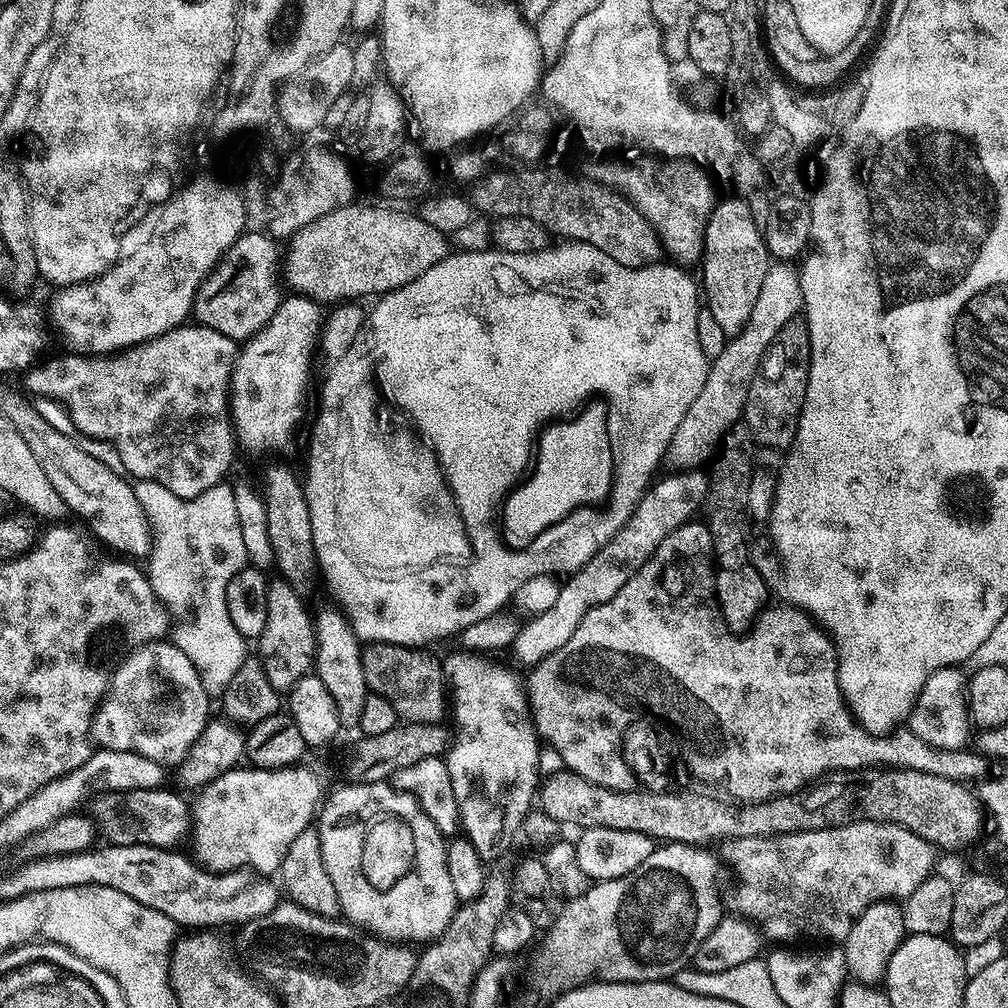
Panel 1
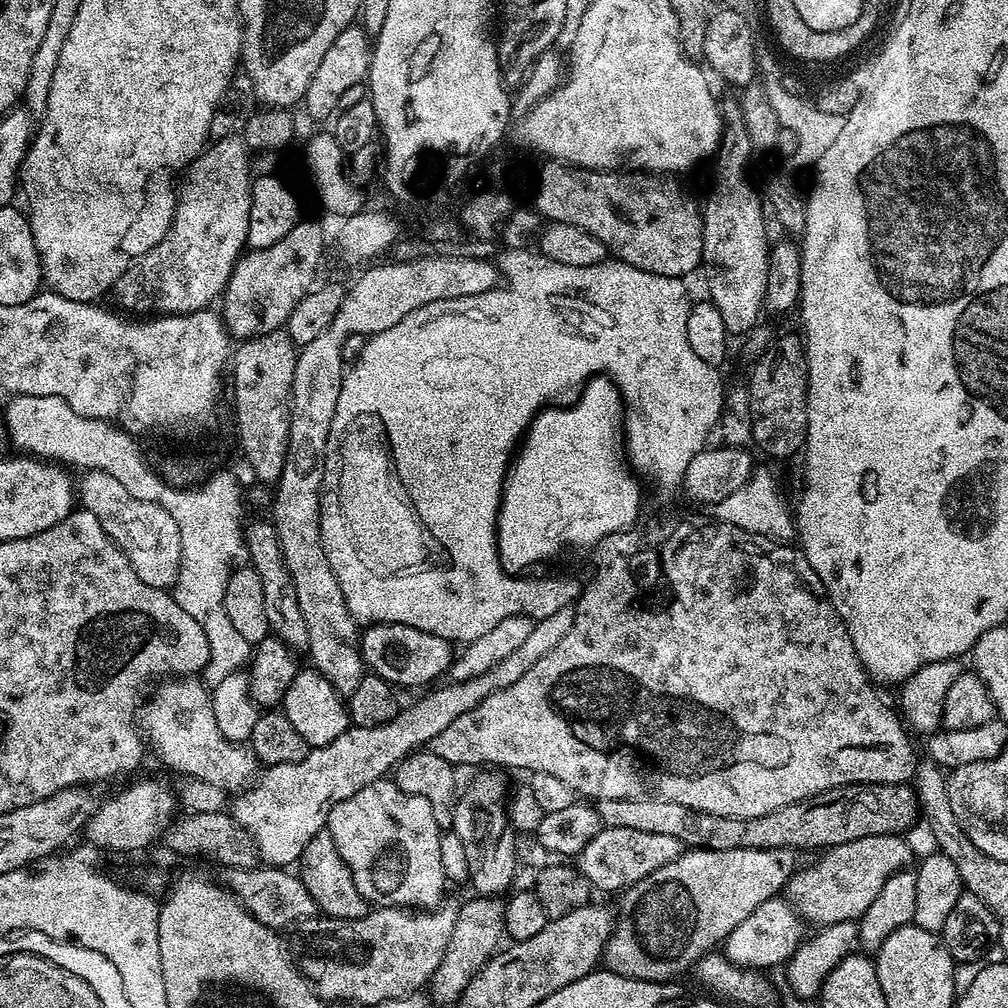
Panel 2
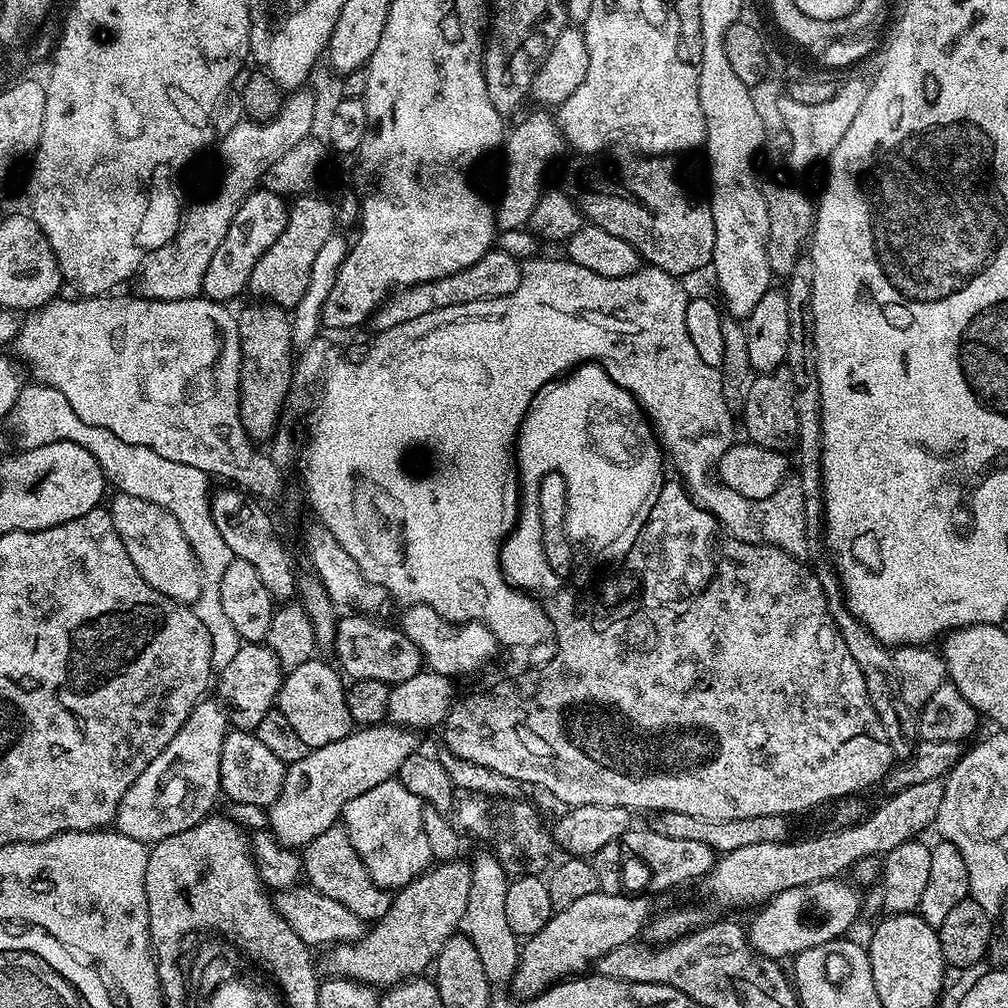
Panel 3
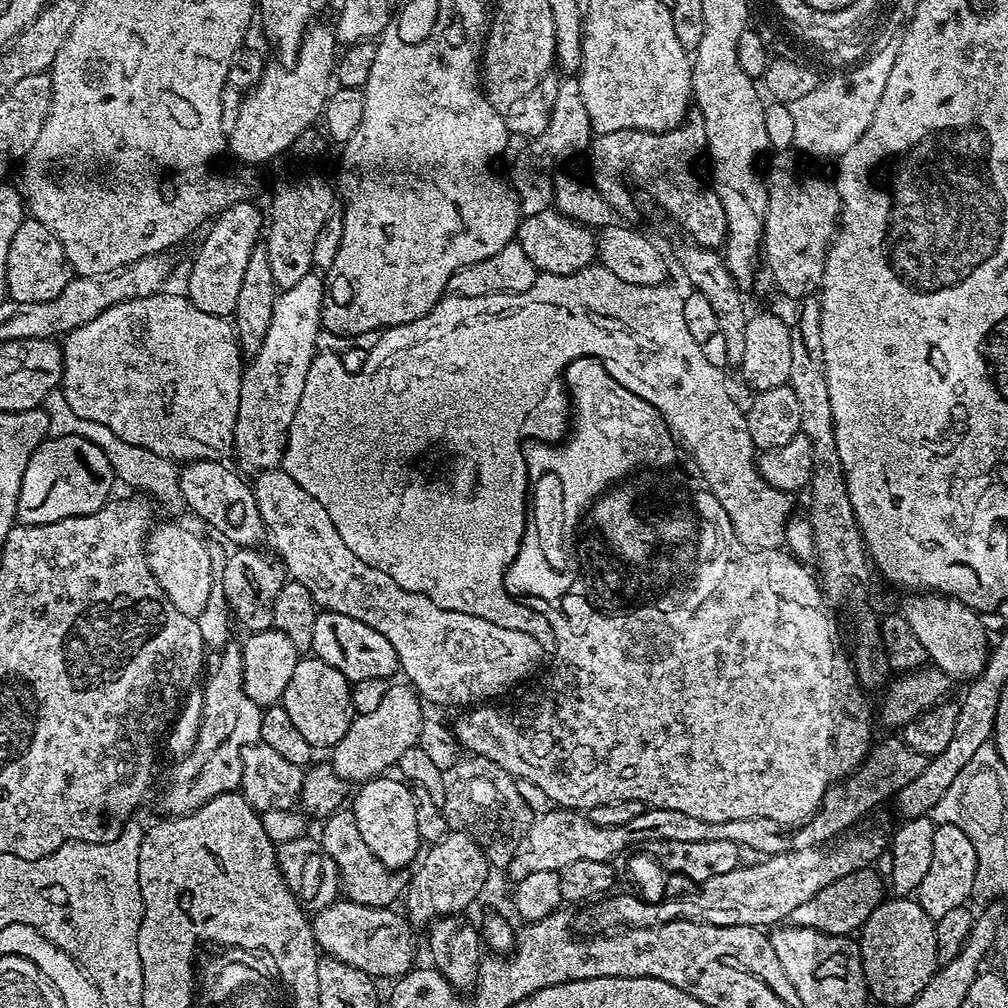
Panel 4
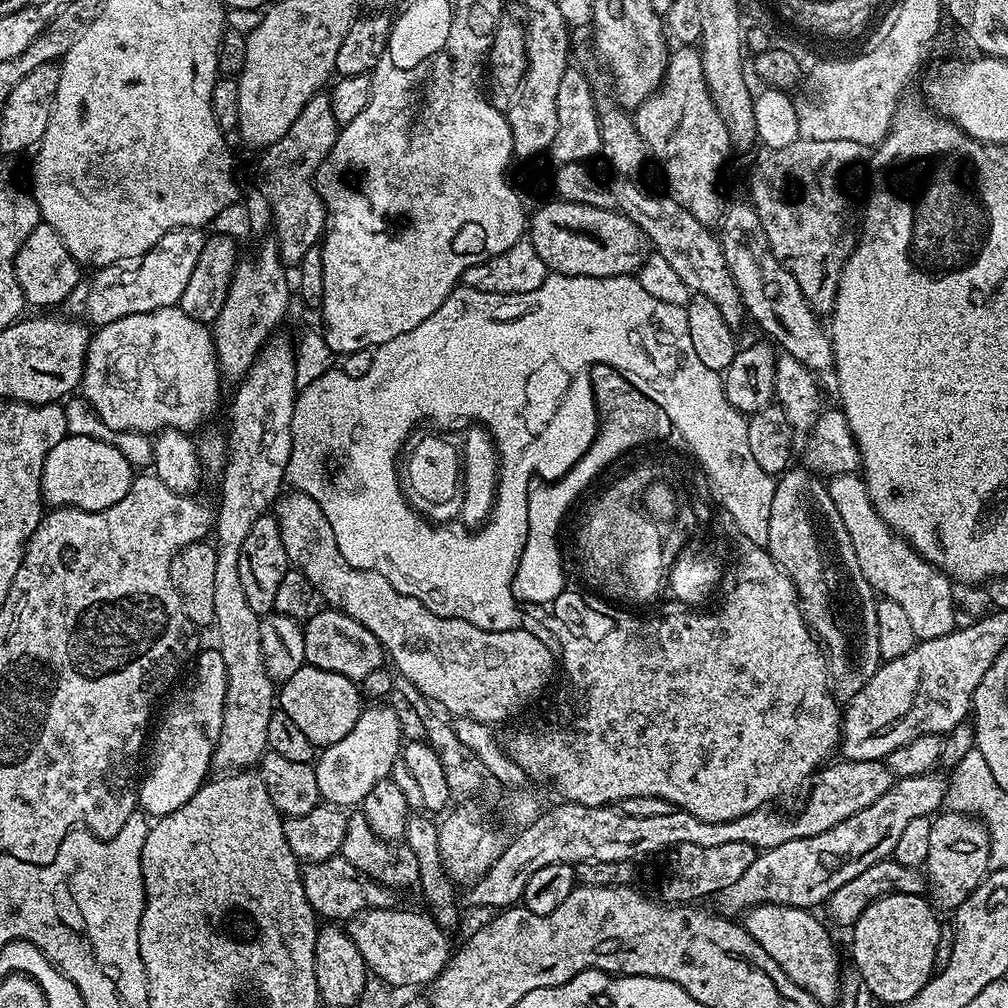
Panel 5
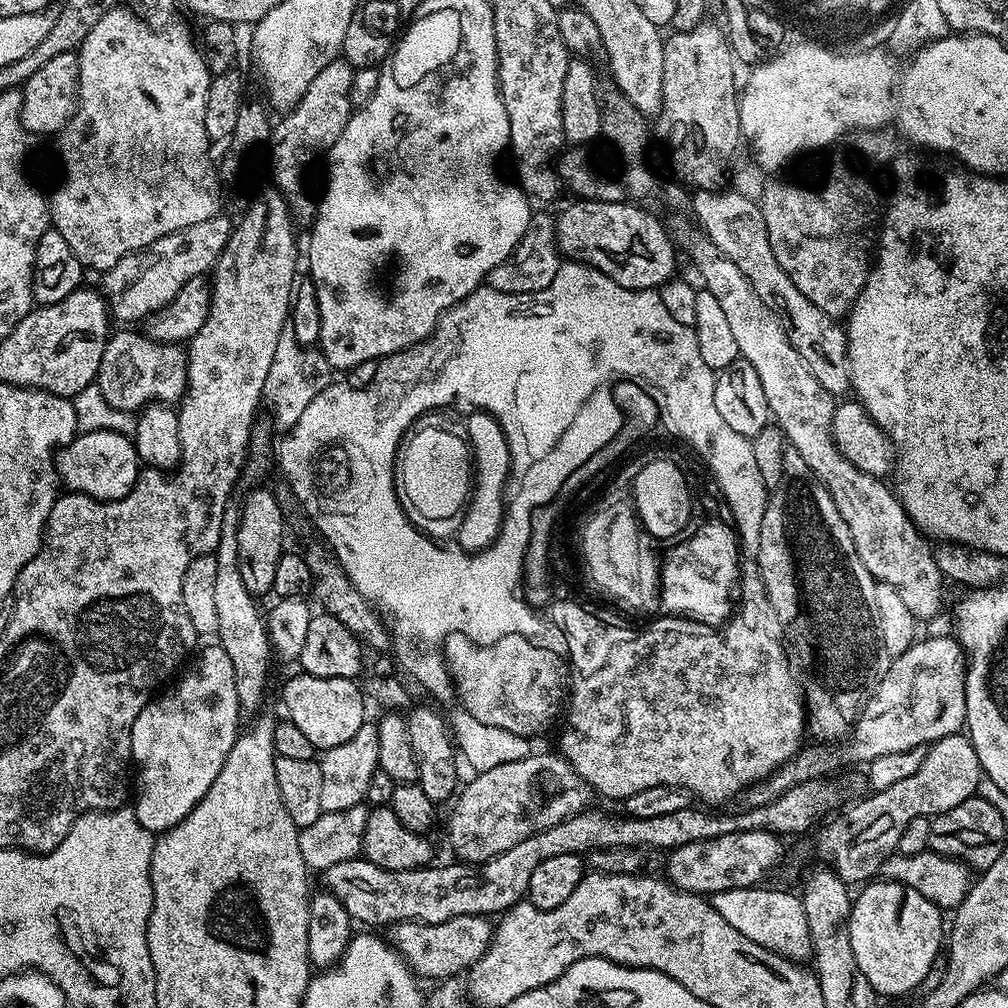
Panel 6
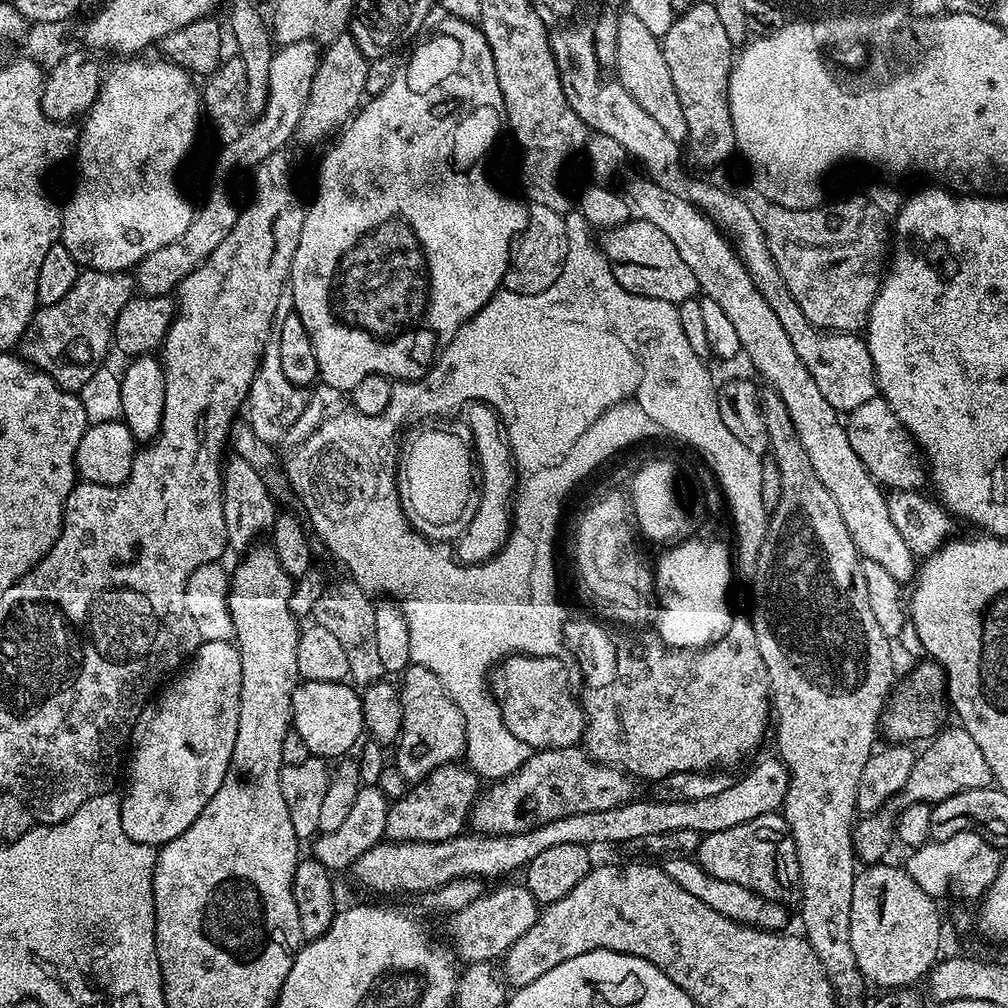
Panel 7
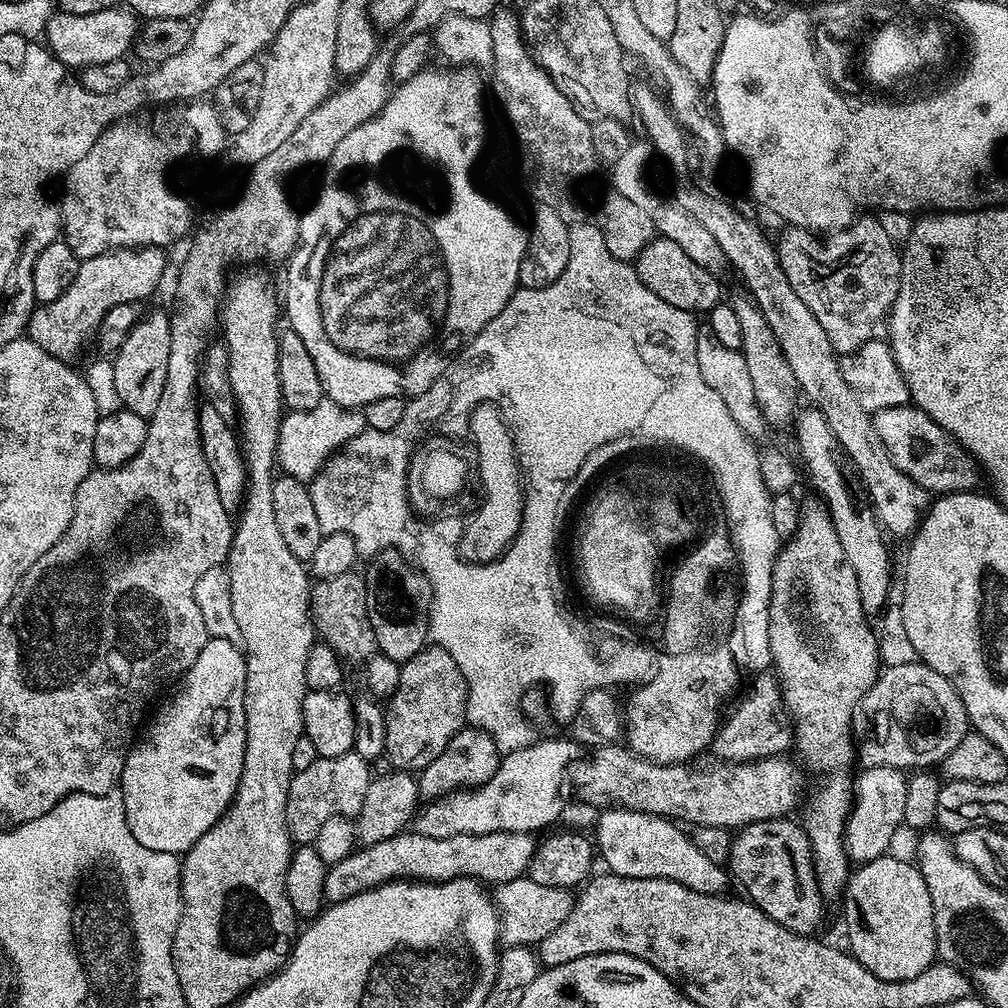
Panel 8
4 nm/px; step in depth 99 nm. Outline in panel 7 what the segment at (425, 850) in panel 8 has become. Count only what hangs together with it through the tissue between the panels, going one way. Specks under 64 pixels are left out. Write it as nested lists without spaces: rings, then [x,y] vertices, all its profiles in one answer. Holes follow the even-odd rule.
[[[760,760],[745,776],[737,775],[726,790],[713,794],[711,798],[698,798],[695,802],[662,802],[655,798],[637,798],[622,806],[614,806],[614,810],[590,810],[590,814],[570,814],[566,818],[555,819],[534,830],[523,831],[514,835],[482,835],[480,833],[463,832],[459,836],[438,843],[402,843],[400,841],[383,840],[370,850],[366,850],[362,857],[355,860],[350,874],[364,886],[376,892],[417,892],[423,894],[432,891],[454,878],[475,876],[490,879],[502,876],[516,870],[521,871],[543,850],[551,846],[566,846],[567,844],[616,844],[624,845],[627,840],[646,838],[646,834],[666,834],[670,830],[694,830],[709,836],[718,830],[730,830],[730,826],[742,826],[742,822],[754,822],[754,818],[765,816],[771,812],[779,813],[784,807],[786,790],[788,789],[788,767],[783,760]]]

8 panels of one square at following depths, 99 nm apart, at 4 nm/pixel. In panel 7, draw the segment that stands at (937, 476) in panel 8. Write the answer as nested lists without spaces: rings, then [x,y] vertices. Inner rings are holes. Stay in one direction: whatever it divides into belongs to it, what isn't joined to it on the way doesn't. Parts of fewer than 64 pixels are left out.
[[[877,398],[870,402],[862,402],[862,406],[847,413],[846,427],[850,446],[854,446],[854,454],[862,458],[862,466],[866,466],[866,470],[876,479],[877,484],[898,492],[915,492],[925,487],[923,484],[926,484],[926,461],[923,455],[918,454],[916,442],[906,430],[906,426],[897,418],[885,400]]]

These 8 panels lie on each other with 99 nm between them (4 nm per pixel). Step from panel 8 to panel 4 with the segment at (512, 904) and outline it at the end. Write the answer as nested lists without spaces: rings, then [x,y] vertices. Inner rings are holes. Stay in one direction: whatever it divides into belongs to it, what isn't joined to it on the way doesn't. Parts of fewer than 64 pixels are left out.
[[[337,898],[333,904],[315,913],[311,921],[317,949],[325,957],[346,962],[370,977],[399,978],[411,972],[417,963],[413,925],[392,908],[362,906],[347,898]]]

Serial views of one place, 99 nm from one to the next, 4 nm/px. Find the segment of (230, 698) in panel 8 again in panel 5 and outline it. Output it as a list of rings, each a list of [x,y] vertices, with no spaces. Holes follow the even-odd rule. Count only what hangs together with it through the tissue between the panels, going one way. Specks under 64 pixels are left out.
[[[216,646],[206,649],[199,656],[200,653],[195,657],[196,669],[193,670],[188,685],[169,702],[164,717],[155,721],[154,731],[150,736],[152,757],[149,760],[147,757],[146,771],[138,784],[138,804],[152,818],[170,814],[178,810],[178,806],[186,806],[186,802],[194,798],[194,794],[210,776],[212,755],[220,737],[224,717],[226,662],[222,662],[222,654]]]

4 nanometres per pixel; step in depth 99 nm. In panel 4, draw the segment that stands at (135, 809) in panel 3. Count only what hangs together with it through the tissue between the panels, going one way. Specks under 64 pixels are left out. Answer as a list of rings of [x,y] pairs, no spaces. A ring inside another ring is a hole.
[[[230,642],[219,653],[220,661],[212,673],[207,673],[202,684],[204,694],[204,709],[200,719],[200,729],[196,735],[196,742],[190,751],[175,761],[176,769],[168,780],[168,785],[160,792],[160,808],[165,817],[185,816],[210,802],[210,798],[218,798],[218,794],[235,792],[242,782],[242,754],[251,744],[260,743],[260,731],[262,730],[262,708],[252,700],[246,690],[243,689],[243,654],[241,645]]]

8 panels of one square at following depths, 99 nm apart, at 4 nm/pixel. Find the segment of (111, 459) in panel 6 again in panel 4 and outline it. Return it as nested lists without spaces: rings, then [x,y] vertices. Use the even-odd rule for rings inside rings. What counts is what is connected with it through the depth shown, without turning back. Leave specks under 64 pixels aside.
[[[57,436],[45,439],[39,444],[26,466],[26,474],[22,478],[22,490],[18,494],[16,519],[20,524],[49,524],[62,522],[62,518],[74,518],[94,514],[99,508],[109,503],[112,484],[117,483],[114,470],[110,466],[110,458],[94,442],[81,436]]]

